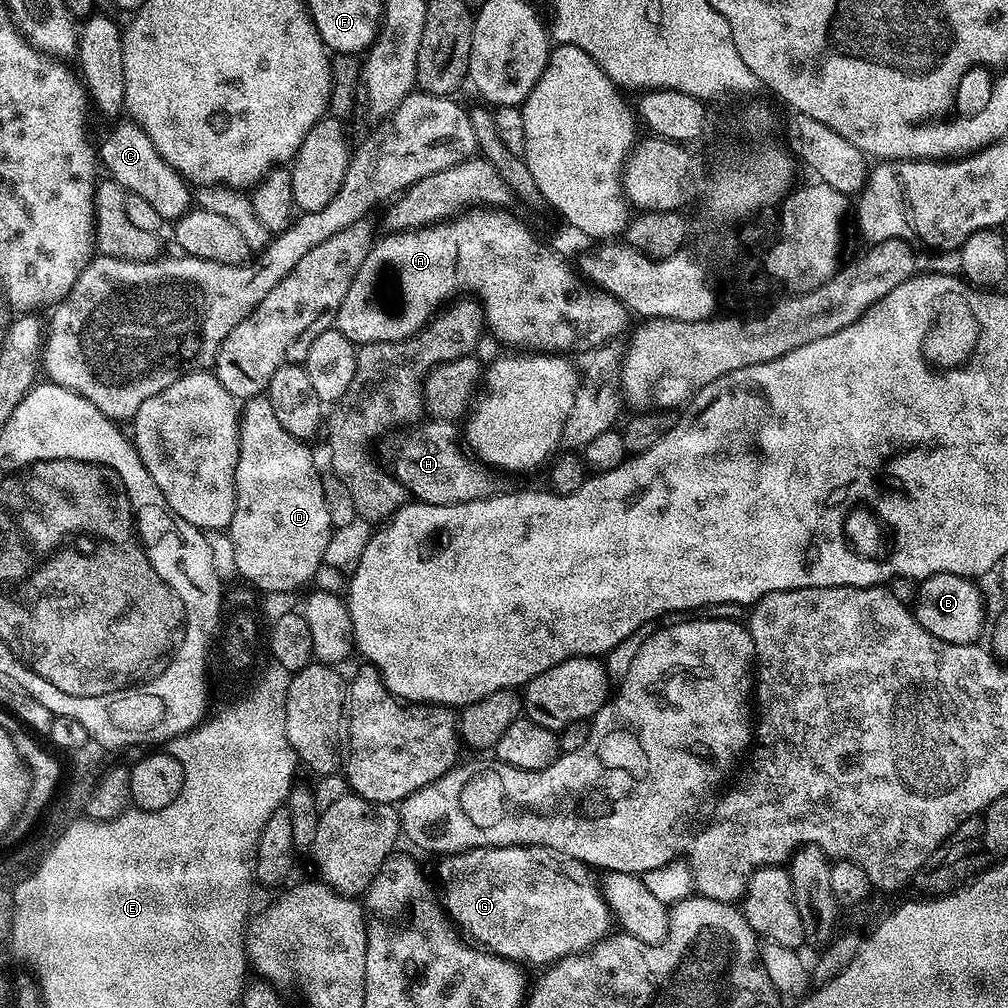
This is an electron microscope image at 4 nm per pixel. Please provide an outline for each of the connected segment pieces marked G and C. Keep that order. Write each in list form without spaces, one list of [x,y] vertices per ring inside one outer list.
[[[511,844],[510,846],[502,846],[501,848],[471,848],[465,852],[453,852],[445,855],[441,860],[444,861],[436,868],[437,874],[440,875],[438,896],[442,901],[442,908],[448,920],[450,920],[473,945],[479,946],[485,952],[492,952],[493,955],[500,956],[503,960],[511,961],[513,964],[519,964],[521,966],[529,966],[528,964],[551,966],[555,964],[556,961],[562,960],[567,956],[579,956],[595,948],[601,940],[605,939],[610,932],[608,927],[614,924],[614,916],[610,911],[610,905],[605,893],[602,891],[598,880],[592,877],[595,876],[593,869],[570,854],[562,854],[562,850],[554,850],[541,844]]]
[[[134,122],[120,124],[117,128],[112,128],[104,136],[104,141],[98,144],[98,160],[109,177],[117,180],[124,187],[124,191],[146,198],[154,210],[158,210],[161,221],[175,222],[189,211],[194,204],[194,192],[189,181],[180,173],[176,172],[154,150],[154,142],[143,132]]]

